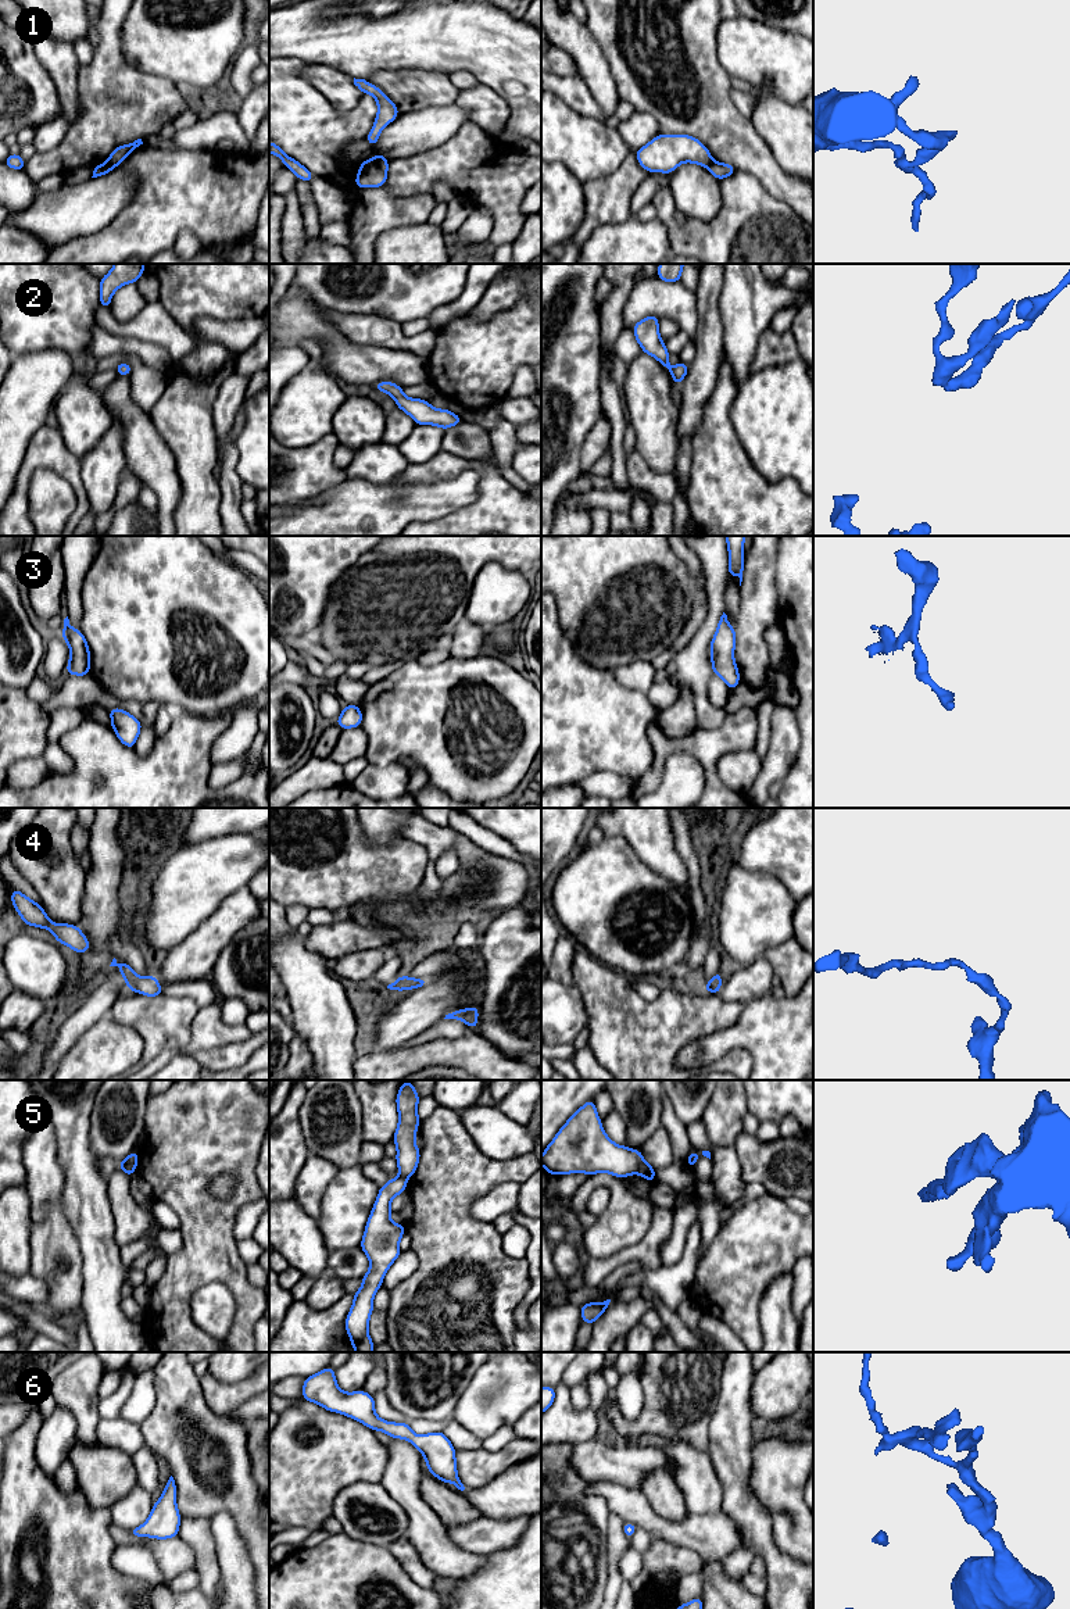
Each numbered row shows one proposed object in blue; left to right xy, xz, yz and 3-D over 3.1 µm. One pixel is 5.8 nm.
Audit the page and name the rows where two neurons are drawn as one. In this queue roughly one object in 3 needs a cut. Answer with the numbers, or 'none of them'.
1, 5

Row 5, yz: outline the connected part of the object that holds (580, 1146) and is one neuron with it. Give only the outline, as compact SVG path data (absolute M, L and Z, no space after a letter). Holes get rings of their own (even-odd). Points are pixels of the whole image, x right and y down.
M593 1100L568 1119L541 1155L547 1173L557 1176L605 1172L627 1177L638 1173L643 1162L641 1151L616 1145L605 1134Z

